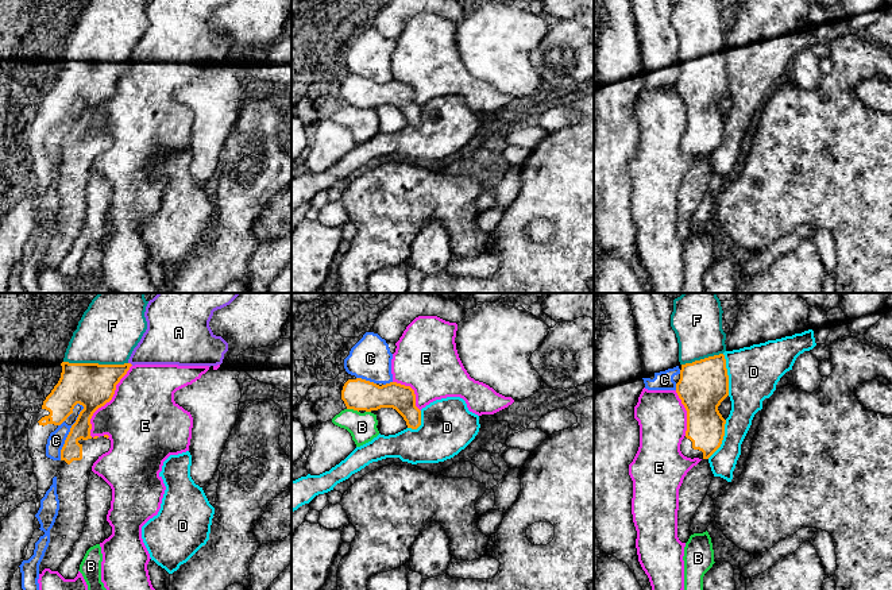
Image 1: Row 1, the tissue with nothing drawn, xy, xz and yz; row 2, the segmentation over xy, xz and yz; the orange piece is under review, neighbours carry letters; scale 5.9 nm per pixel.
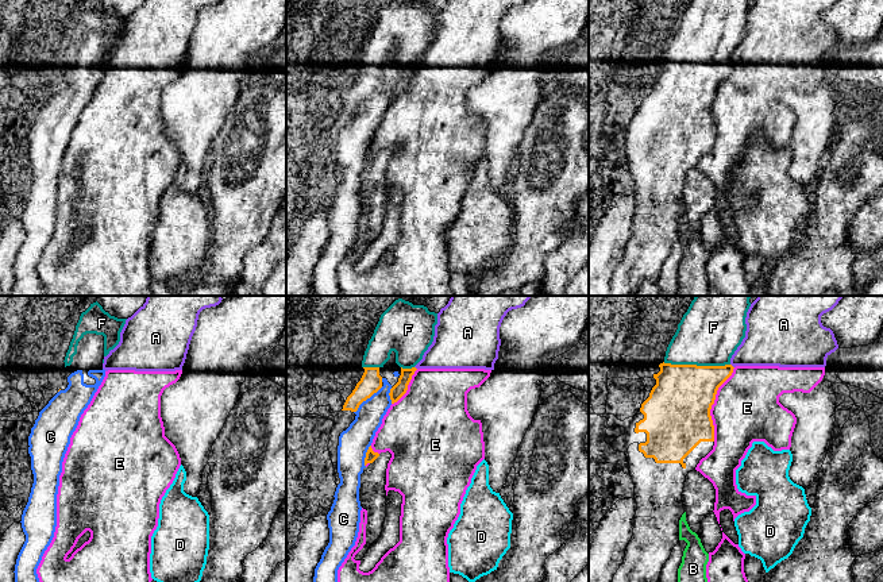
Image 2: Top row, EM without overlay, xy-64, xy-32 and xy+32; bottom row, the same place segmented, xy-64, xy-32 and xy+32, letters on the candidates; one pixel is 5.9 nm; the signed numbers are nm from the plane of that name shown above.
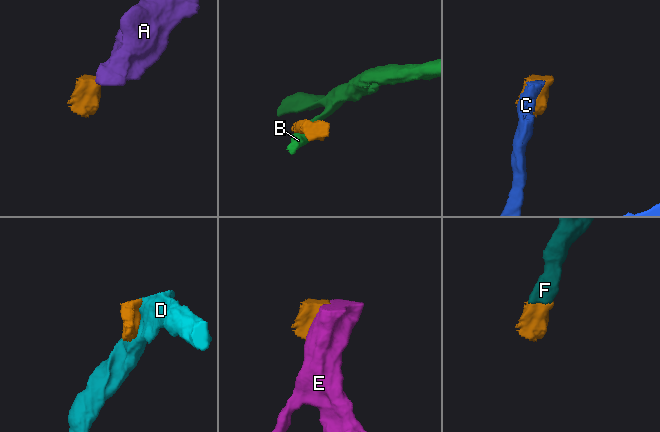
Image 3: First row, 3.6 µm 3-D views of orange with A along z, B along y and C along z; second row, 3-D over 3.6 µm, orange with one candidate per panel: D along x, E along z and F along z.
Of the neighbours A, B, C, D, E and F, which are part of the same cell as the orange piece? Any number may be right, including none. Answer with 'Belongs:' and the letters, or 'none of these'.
Belongs: F

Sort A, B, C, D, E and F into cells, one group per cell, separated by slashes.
A E / B / C / D / F

